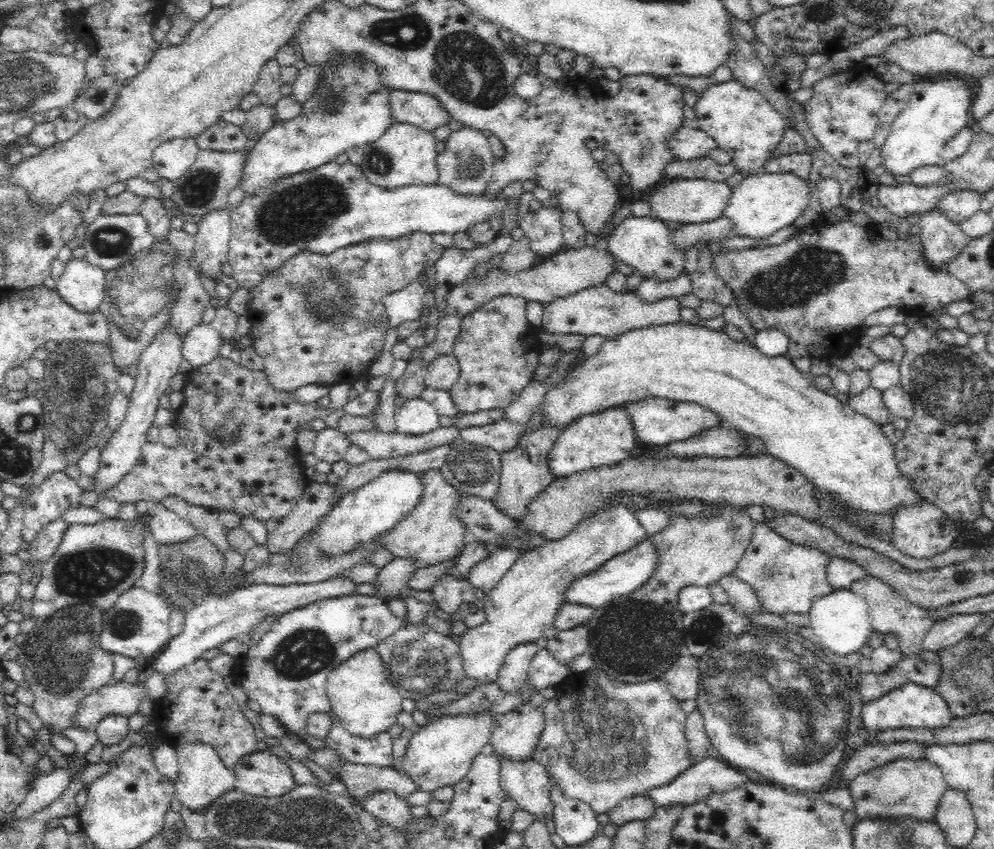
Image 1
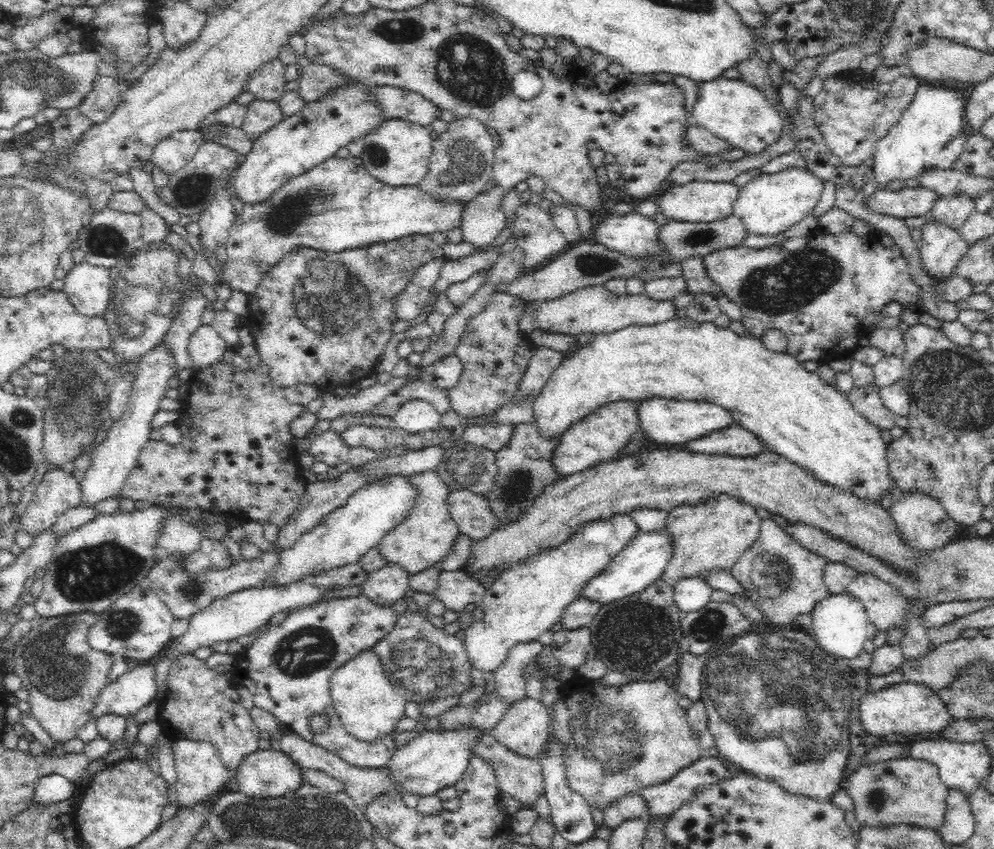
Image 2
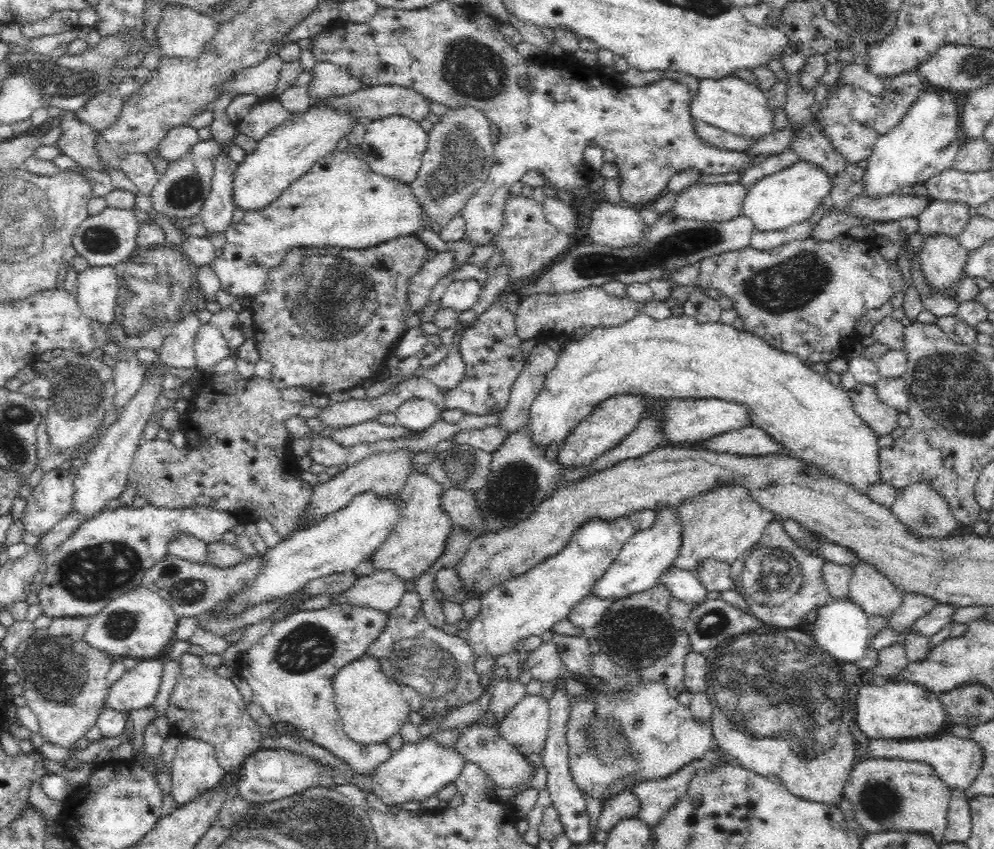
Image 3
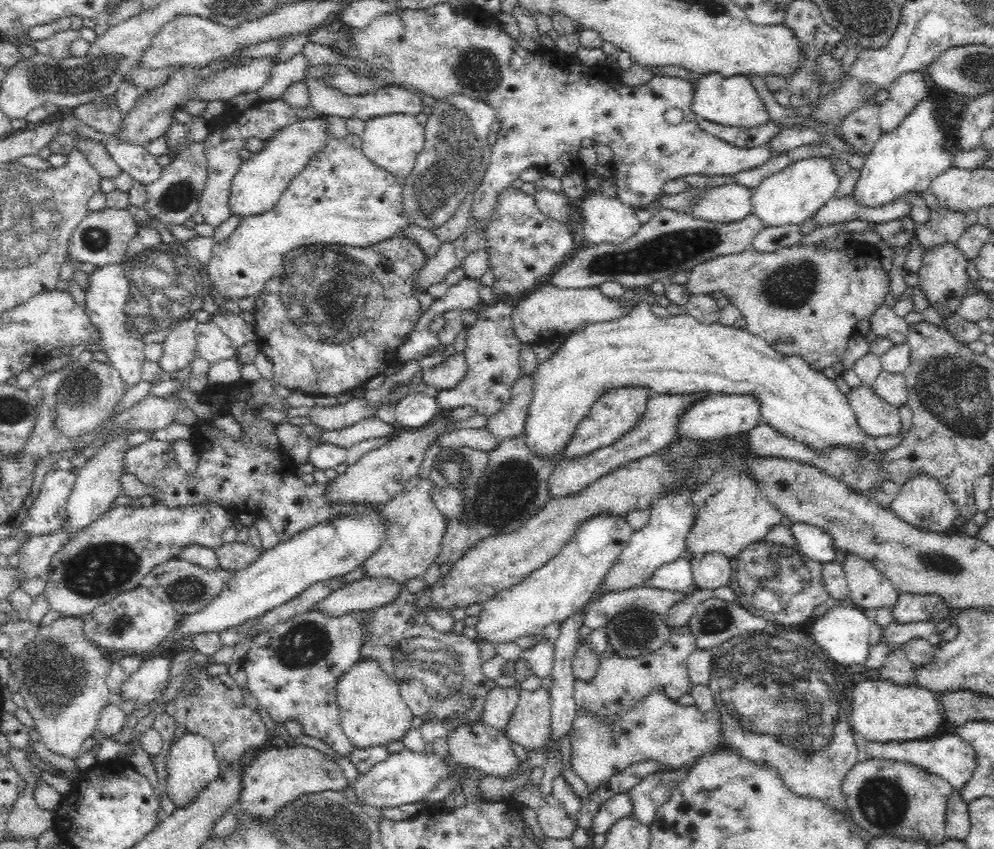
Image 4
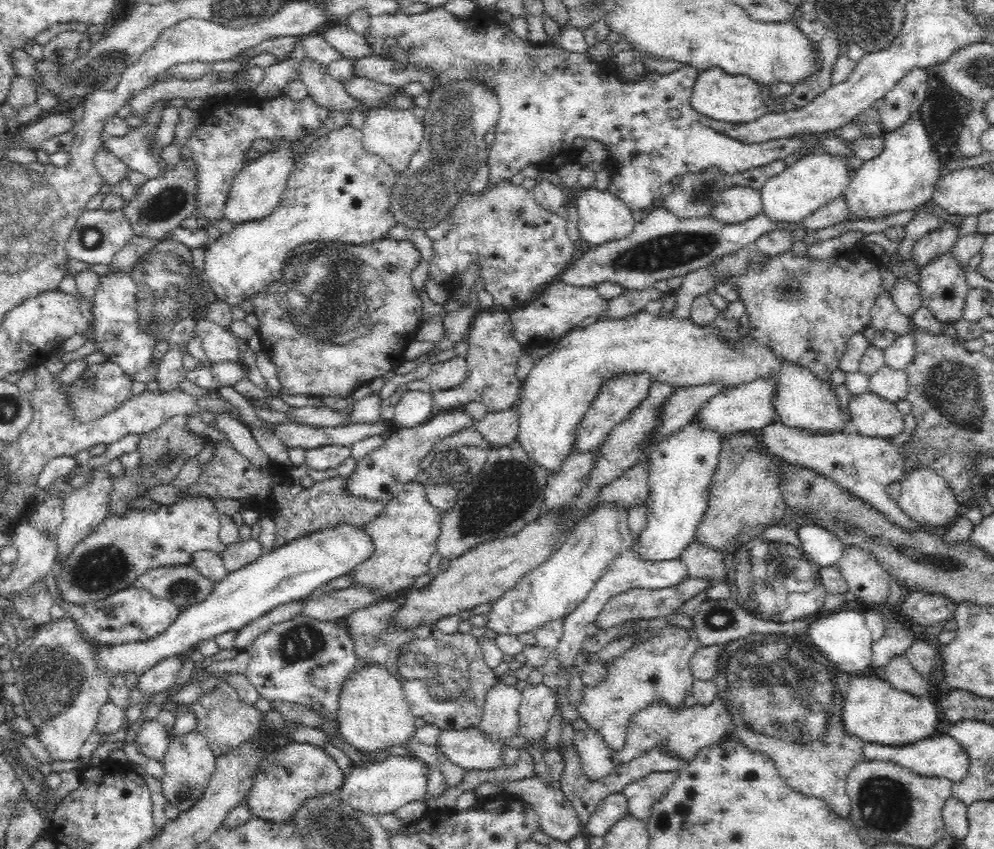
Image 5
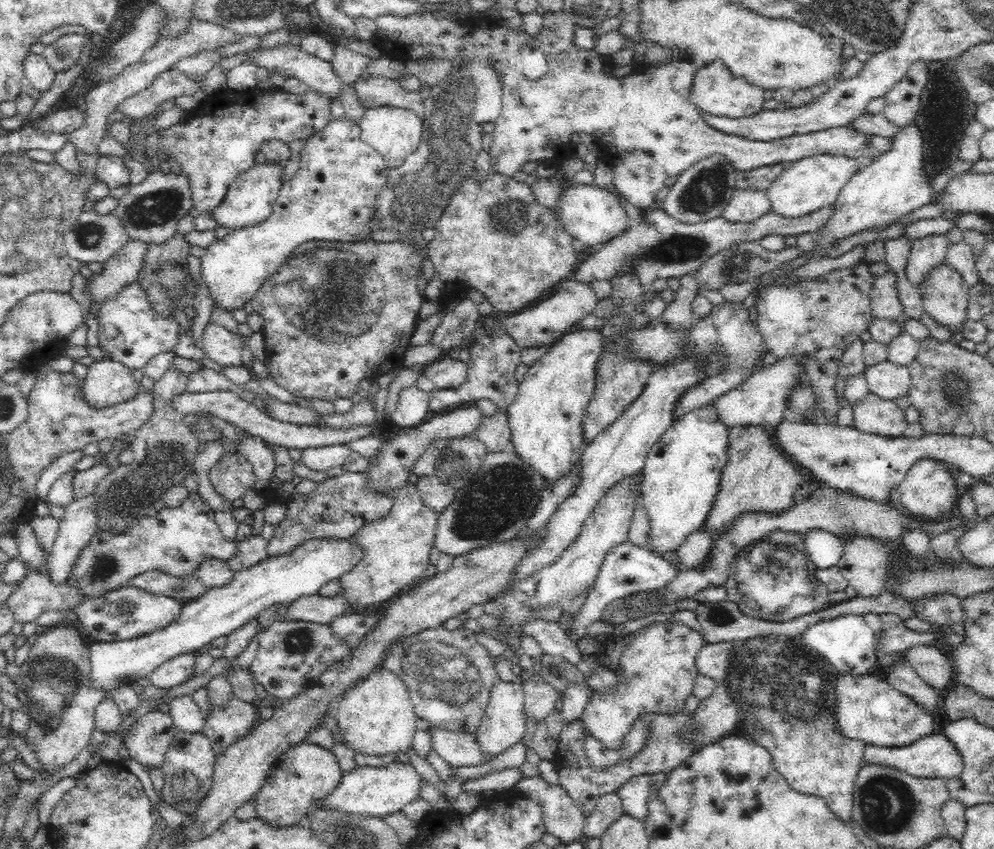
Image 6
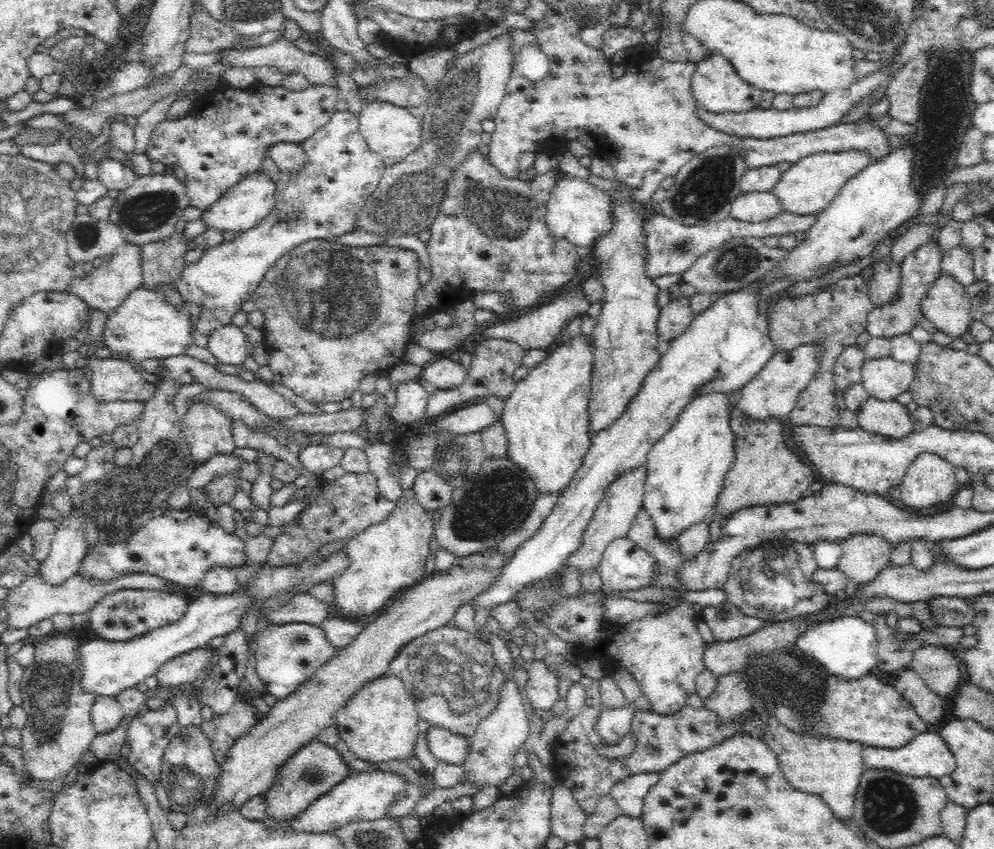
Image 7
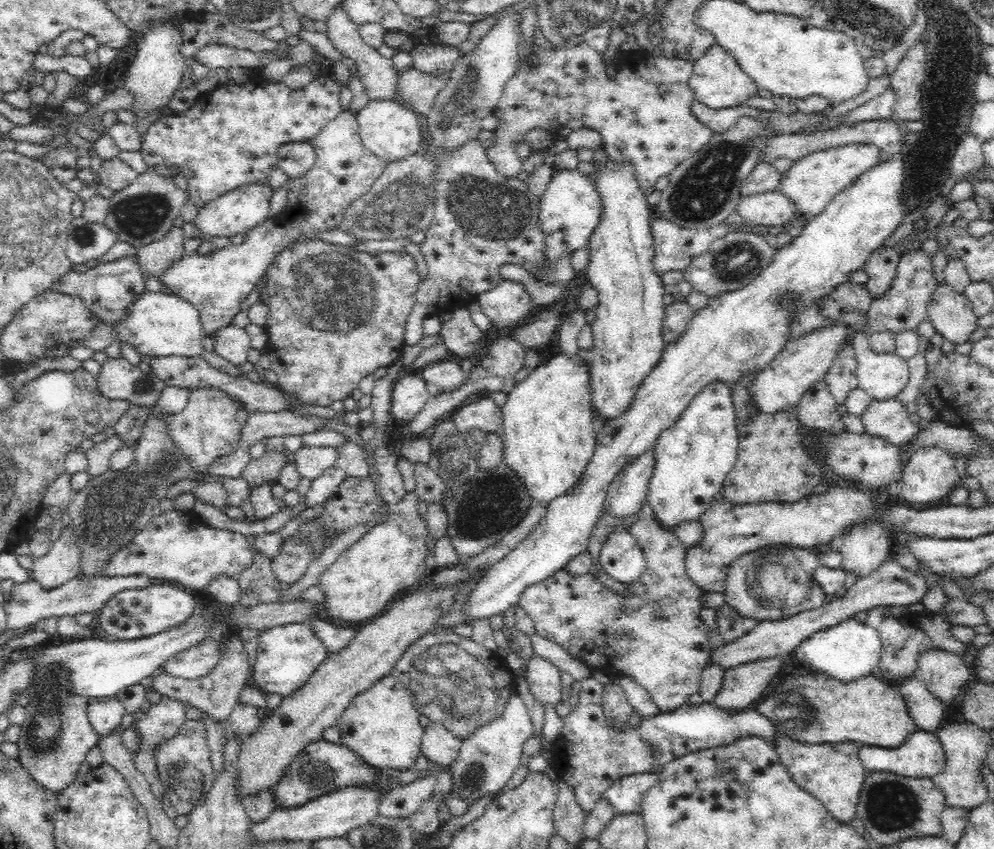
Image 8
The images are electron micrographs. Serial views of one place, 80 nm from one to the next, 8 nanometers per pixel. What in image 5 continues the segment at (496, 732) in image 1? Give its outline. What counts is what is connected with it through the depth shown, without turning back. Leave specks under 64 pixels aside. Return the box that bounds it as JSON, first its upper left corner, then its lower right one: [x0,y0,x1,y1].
[518,684,557,742]

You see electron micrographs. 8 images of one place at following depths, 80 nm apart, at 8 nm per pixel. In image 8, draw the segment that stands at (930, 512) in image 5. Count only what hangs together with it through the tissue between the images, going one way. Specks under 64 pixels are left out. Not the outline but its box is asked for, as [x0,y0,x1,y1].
[901,445,960,505]

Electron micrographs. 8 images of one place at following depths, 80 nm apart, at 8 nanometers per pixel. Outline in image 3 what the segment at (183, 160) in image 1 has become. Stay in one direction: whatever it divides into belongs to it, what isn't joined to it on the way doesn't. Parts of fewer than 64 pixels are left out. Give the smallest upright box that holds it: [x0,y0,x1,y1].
[156,126,200,164]

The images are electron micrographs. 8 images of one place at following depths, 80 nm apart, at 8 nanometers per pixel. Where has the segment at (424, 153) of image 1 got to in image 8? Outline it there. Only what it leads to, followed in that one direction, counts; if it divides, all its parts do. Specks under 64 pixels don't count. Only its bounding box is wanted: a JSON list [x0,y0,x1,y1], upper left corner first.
[355,101,422,164]

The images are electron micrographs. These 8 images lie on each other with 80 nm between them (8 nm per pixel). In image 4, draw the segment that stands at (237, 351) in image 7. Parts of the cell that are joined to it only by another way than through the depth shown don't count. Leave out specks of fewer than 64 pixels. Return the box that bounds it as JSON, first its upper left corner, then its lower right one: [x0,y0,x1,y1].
[196,320,237,365]

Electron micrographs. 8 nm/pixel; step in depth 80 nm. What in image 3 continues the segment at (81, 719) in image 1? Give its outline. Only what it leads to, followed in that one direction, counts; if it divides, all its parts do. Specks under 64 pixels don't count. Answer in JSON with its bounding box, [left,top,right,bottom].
[104,660,162,714]

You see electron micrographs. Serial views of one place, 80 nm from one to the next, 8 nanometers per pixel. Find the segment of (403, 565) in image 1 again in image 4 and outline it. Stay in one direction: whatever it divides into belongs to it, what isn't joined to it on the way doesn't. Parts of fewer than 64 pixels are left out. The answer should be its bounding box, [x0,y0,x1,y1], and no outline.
[312,577,403,617]

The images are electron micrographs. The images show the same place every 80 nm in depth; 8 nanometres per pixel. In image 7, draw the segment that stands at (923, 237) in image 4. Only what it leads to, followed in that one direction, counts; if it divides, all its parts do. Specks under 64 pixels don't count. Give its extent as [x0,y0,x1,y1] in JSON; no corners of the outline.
[865,240,941,338]

